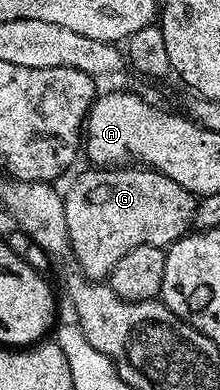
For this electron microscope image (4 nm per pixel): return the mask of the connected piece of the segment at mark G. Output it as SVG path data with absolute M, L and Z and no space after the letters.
M98 166L94 172L82 172L64 192L64 218L68 222L68 238L72 260L79 264L81 275L87 280L105 281L110 271L128 254L141 244L151 244L165 249L181 236L187 235L194 224L196 197L194 193L184 190L180 182L172 182L164 174L153 168L141 166L112 166L106 169Z

